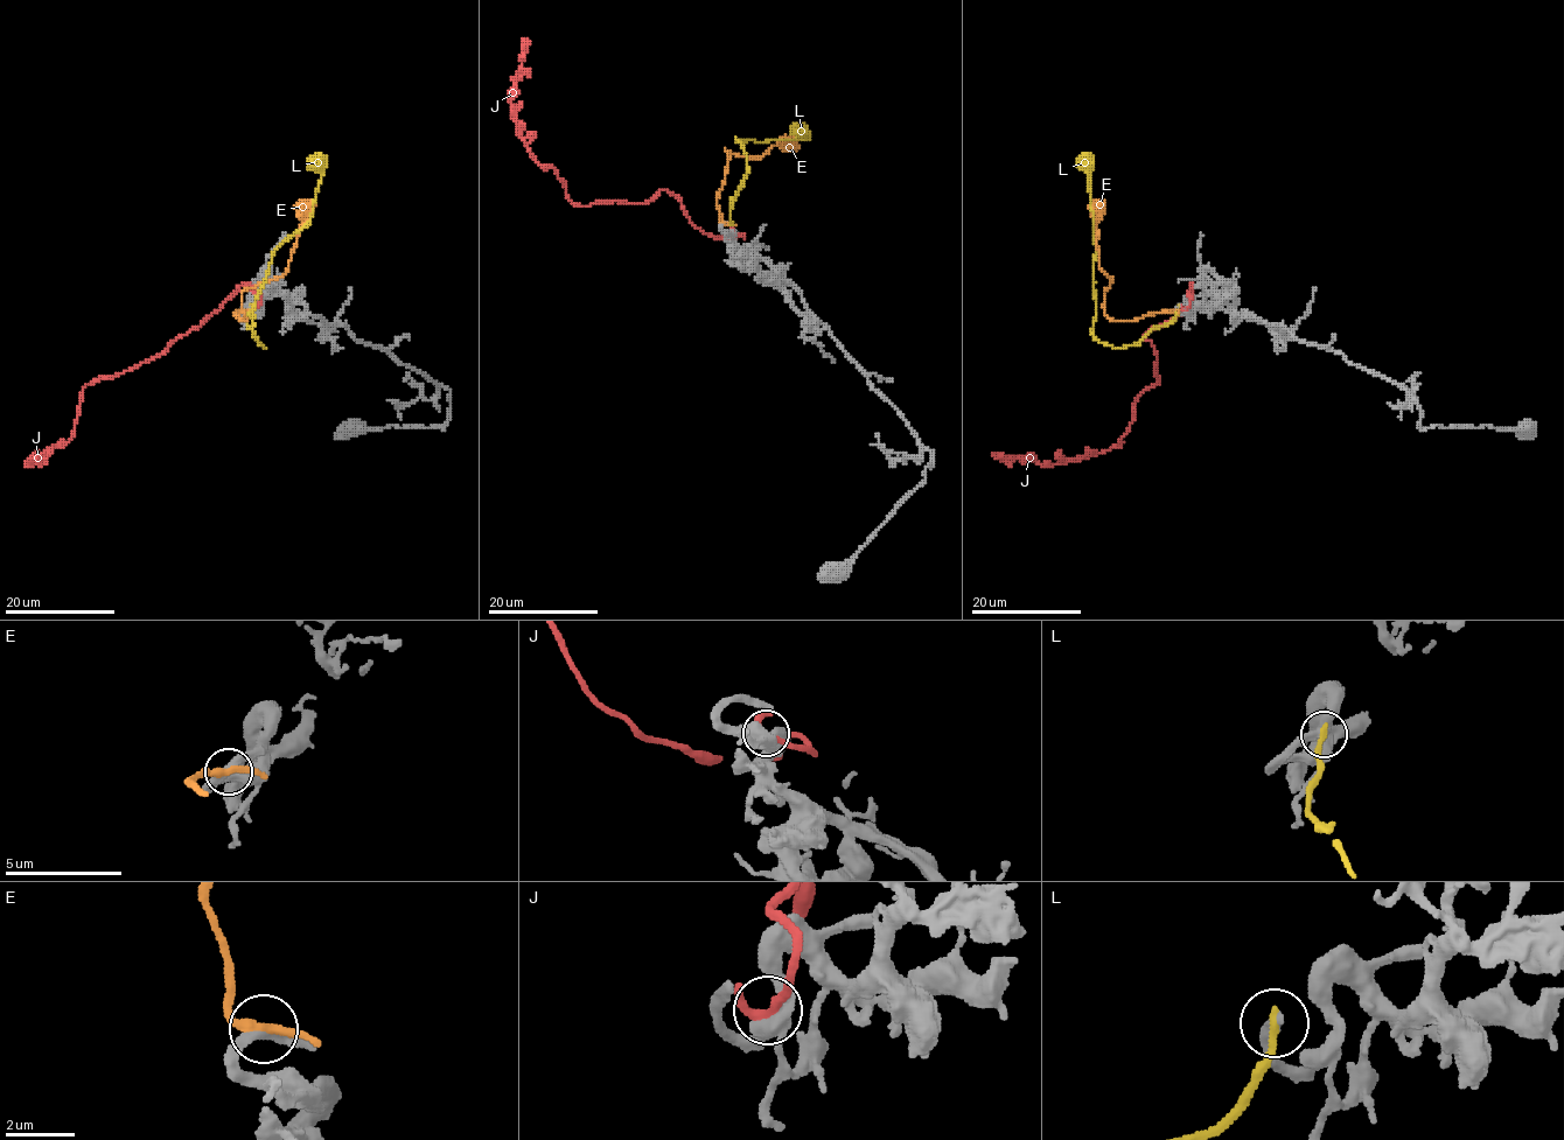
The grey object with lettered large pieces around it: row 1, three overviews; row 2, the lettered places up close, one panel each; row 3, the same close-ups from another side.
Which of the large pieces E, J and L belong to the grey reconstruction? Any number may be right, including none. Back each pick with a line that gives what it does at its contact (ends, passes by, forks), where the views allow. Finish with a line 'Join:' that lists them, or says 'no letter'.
J: it passes by
Join: J

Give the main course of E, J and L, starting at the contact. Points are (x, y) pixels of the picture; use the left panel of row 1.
E: (242, 310), (234, 313), (244, 321), (241, 294), (277, 279), (288, 266), (297, 229), (314, 201)
J: (249, 309), (260, 298), (242, 284), (155, 356), (91, 380), (82, 390), (74, 434), (28, 462), (37, 453)
L: (250, 306), (246, 324), (264, 348), (255, 336), (253, 305), (272, 252), (312, 212), (323, 170), (314, 155)

